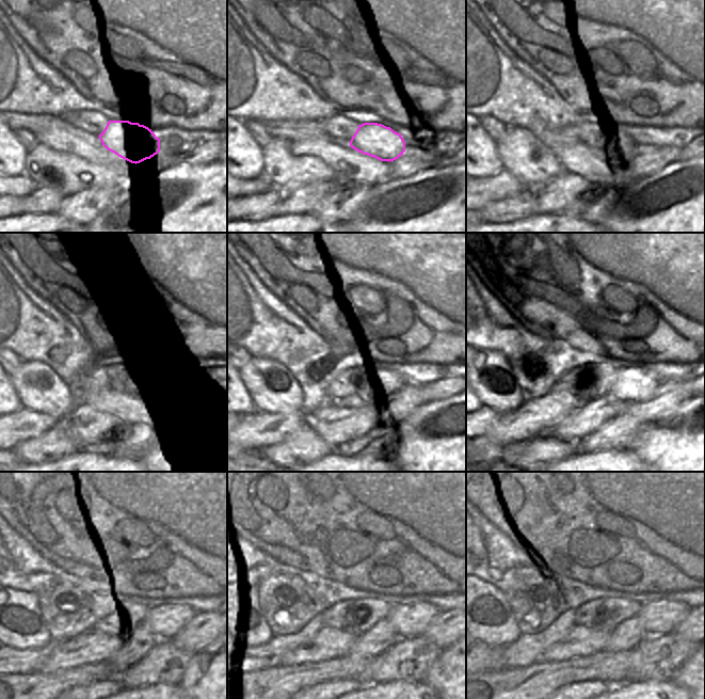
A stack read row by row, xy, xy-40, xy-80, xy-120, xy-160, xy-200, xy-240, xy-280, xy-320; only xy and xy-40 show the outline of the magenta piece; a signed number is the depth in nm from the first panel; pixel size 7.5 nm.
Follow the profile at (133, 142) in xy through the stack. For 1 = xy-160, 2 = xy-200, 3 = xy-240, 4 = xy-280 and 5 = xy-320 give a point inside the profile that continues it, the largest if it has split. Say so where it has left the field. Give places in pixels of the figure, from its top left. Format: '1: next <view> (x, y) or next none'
1: next xy-160 (394, 379)
2: next xy-200 (637, 384)
3: next xy-240 (164, 621)
4: next xy-280 (410, 620)
5: next xy-320 (661, 617)

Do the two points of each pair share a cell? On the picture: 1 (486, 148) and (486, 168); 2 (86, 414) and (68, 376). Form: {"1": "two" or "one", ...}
{"1": "one", "2": "two"}

